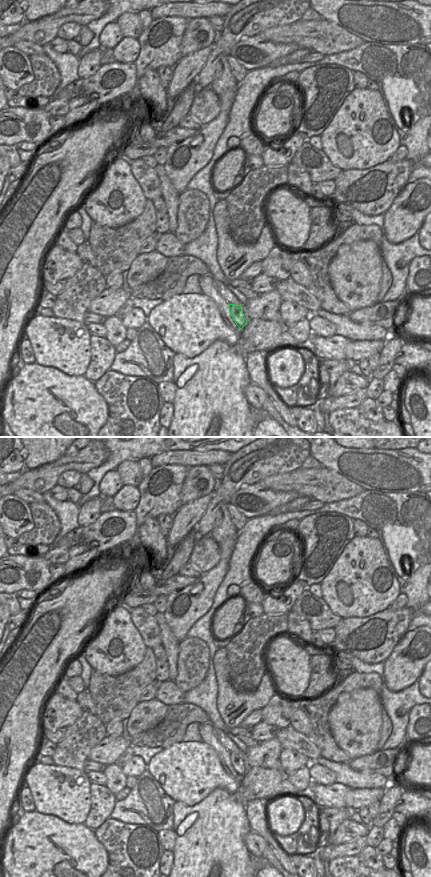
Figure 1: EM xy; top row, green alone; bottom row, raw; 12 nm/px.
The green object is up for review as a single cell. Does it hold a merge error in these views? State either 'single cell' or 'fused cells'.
single cell

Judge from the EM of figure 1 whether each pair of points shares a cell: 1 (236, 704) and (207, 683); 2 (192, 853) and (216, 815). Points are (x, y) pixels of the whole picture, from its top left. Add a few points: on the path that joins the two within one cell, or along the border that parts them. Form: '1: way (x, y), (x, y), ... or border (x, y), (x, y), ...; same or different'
1: border (213, 667), (216, 681), (216, 708), (220, 713); different
2: way (201, 844), (213, 831), (216, 824); same

